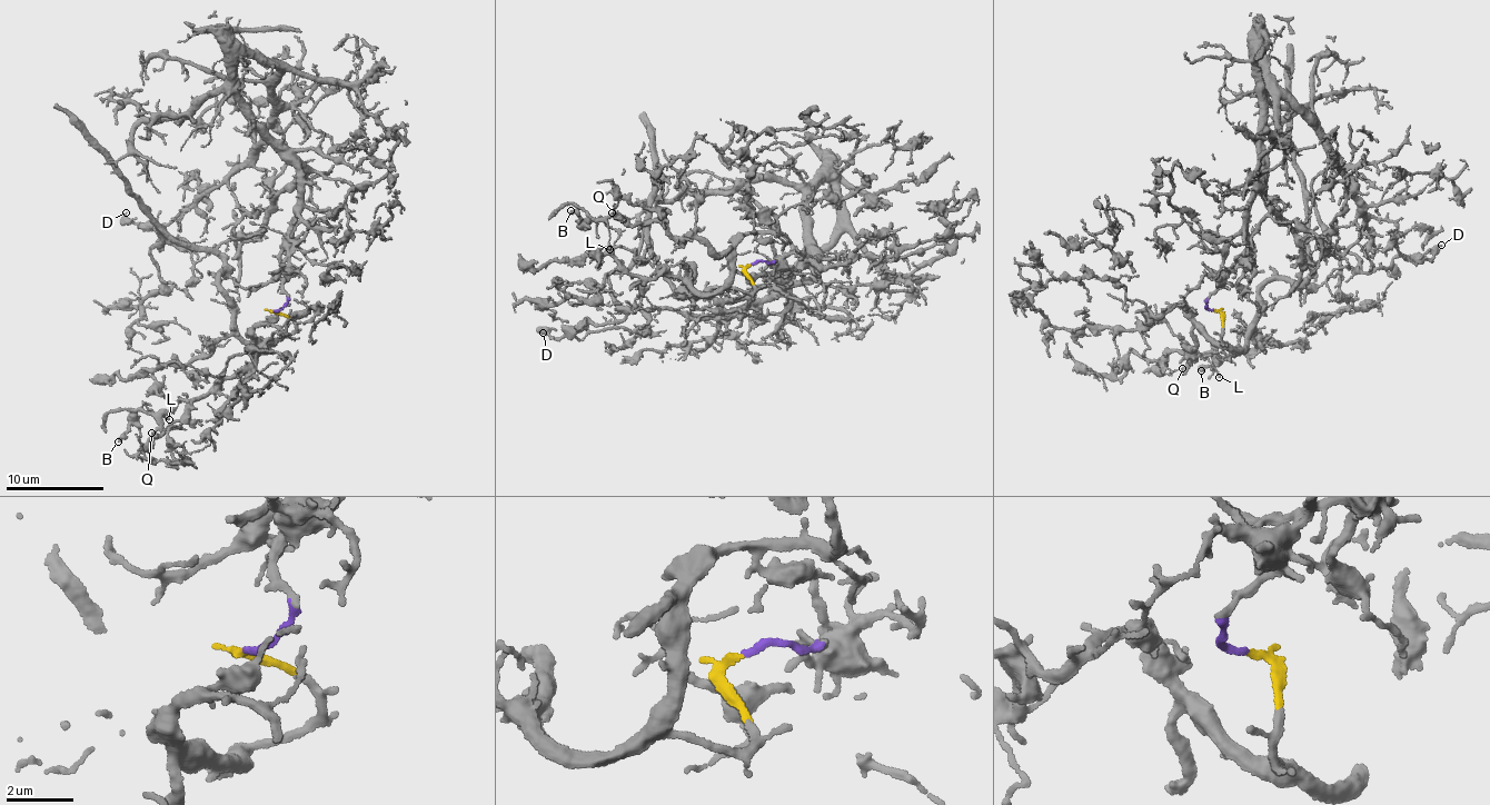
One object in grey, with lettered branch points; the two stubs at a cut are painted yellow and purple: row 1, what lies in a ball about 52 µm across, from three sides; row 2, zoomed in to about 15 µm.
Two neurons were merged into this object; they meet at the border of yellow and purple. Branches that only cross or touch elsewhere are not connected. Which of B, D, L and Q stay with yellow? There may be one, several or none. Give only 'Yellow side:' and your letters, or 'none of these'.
Yellow side: B, D, L, Q

